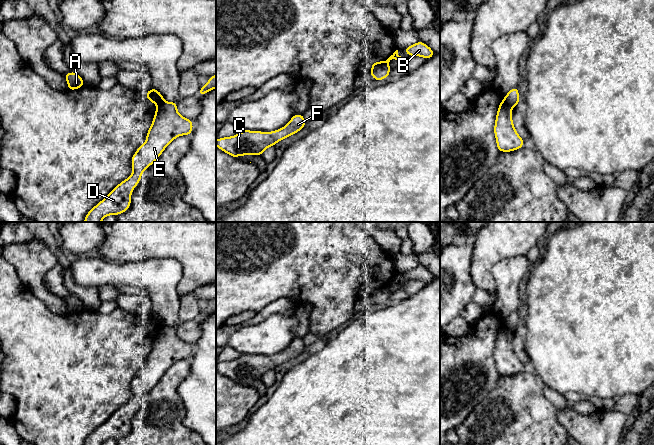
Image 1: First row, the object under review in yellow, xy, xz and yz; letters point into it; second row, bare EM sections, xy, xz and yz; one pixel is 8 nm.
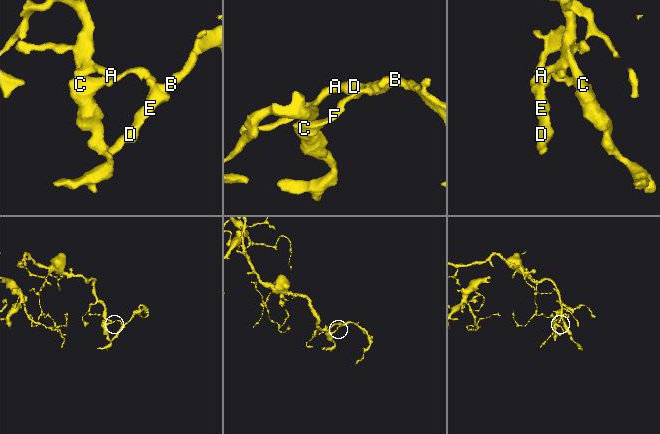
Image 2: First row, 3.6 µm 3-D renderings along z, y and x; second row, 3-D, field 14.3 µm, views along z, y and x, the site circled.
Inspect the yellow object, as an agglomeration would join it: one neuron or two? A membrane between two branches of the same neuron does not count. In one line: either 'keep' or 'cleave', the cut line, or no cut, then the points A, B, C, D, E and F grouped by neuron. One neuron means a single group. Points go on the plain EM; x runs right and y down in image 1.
cleave; cut yz (504, 323), (512, 331); groups A C F / B D E

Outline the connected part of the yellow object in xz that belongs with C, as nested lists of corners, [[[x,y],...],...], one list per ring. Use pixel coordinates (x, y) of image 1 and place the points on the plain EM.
[[[294,338],[288,348],[271,356],[242,354],[239,358],[218,362],[216,370],[236,382],[244,379],[262,380],[265,373],[302,354],[306,348],[303,338]]]

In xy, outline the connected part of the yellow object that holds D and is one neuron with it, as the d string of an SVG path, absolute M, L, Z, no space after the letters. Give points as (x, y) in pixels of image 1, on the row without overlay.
M163 324L157 328L146 365L132 380L133 397L95 429L84 445L102 445L108 439L118 440L126 436L131 429L131 418L141 405L142 397L159 382L174 363L181 359L190 360L192 353L193 345L179 338L176 326Z

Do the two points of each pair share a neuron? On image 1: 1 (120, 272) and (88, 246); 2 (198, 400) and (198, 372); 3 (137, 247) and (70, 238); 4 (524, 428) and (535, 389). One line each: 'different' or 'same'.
1: different
2: same
3: different
4: same

